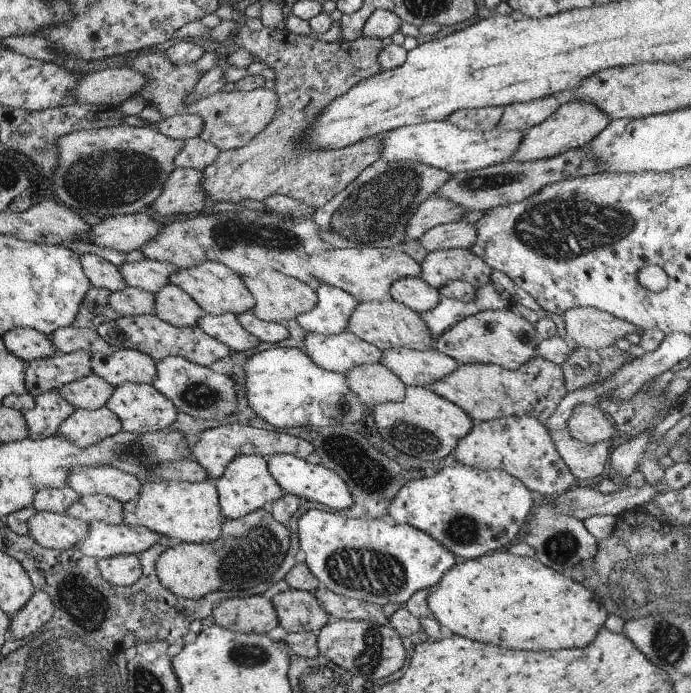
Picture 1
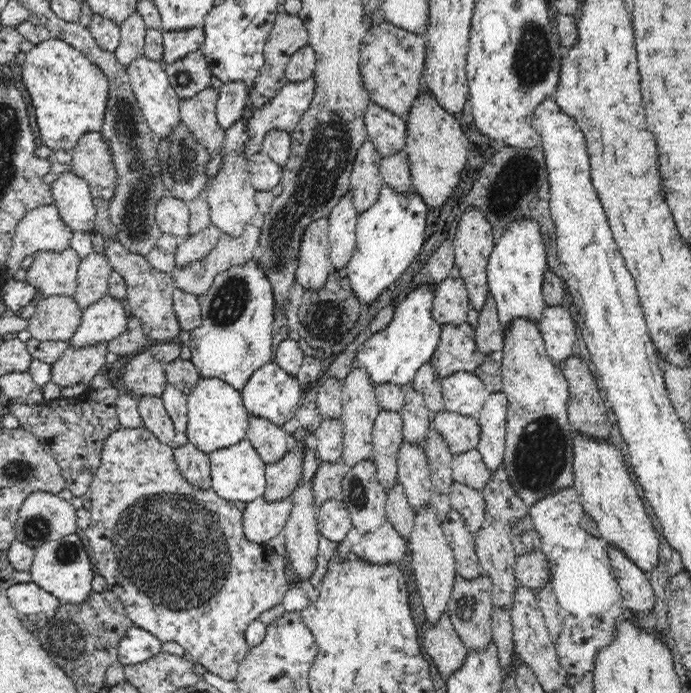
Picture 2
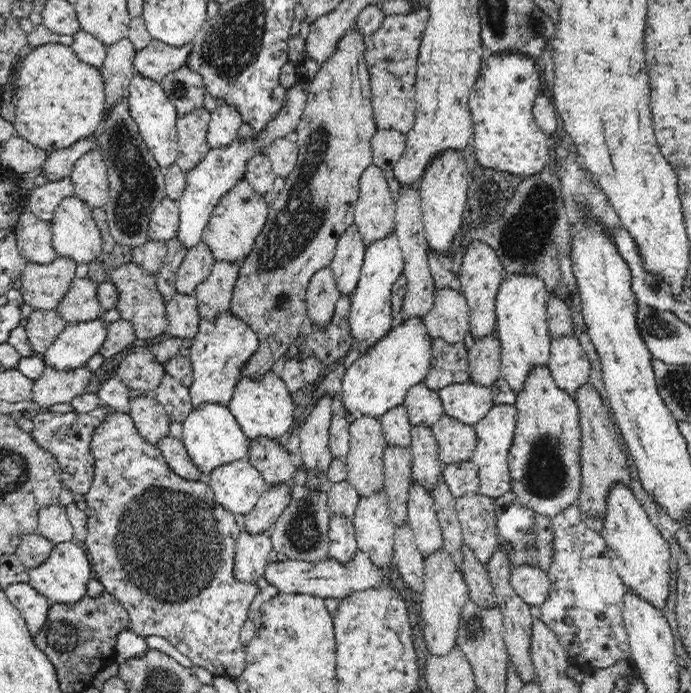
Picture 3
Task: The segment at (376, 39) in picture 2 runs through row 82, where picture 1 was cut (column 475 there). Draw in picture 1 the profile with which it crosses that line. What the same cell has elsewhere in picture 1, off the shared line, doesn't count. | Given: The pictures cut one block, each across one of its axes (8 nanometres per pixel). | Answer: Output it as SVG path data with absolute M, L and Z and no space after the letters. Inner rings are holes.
M540 356L532 357L516 370L508 370L494 363L460 365L443 380L426 387L459 406L472 420L484 422L510 415L530 415L544 426L557 404L568 393L561 365Z

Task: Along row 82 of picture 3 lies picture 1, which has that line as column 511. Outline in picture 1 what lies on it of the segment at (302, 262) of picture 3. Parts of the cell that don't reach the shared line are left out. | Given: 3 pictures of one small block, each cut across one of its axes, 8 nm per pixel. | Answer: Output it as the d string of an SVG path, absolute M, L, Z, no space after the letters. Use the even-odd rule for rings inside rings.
M509 307L502 310L480 311L478 314L463 318L435 340L435 348L457 360L460 365L494 363L508 370L516 370L537 355L539 341L535 325L522 315L514 314Z

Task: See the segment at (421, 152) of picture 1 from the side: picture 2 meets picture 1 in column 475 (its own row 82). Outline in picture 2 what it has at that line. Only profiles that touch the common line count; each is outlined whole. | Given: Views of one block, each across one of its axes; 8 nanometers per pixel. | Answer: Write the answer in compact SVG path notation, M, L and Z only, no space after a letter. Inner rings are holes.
M143 54L136 57L127 66L127 73L135 94L138 106L157 139L168 136L172 129L180 122L179 115L180 97L178 93L172 88L168 73L163 68L160 61L155 61Z

